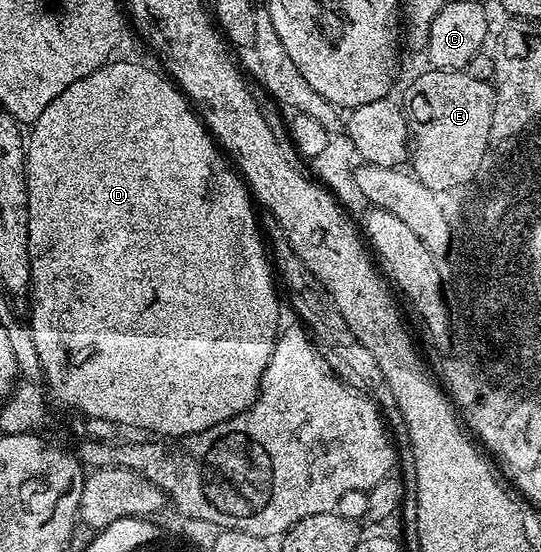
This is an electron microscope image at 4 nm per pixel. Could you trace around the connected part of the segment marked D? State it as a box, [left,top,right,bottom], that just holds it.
[26,60,278,440]

